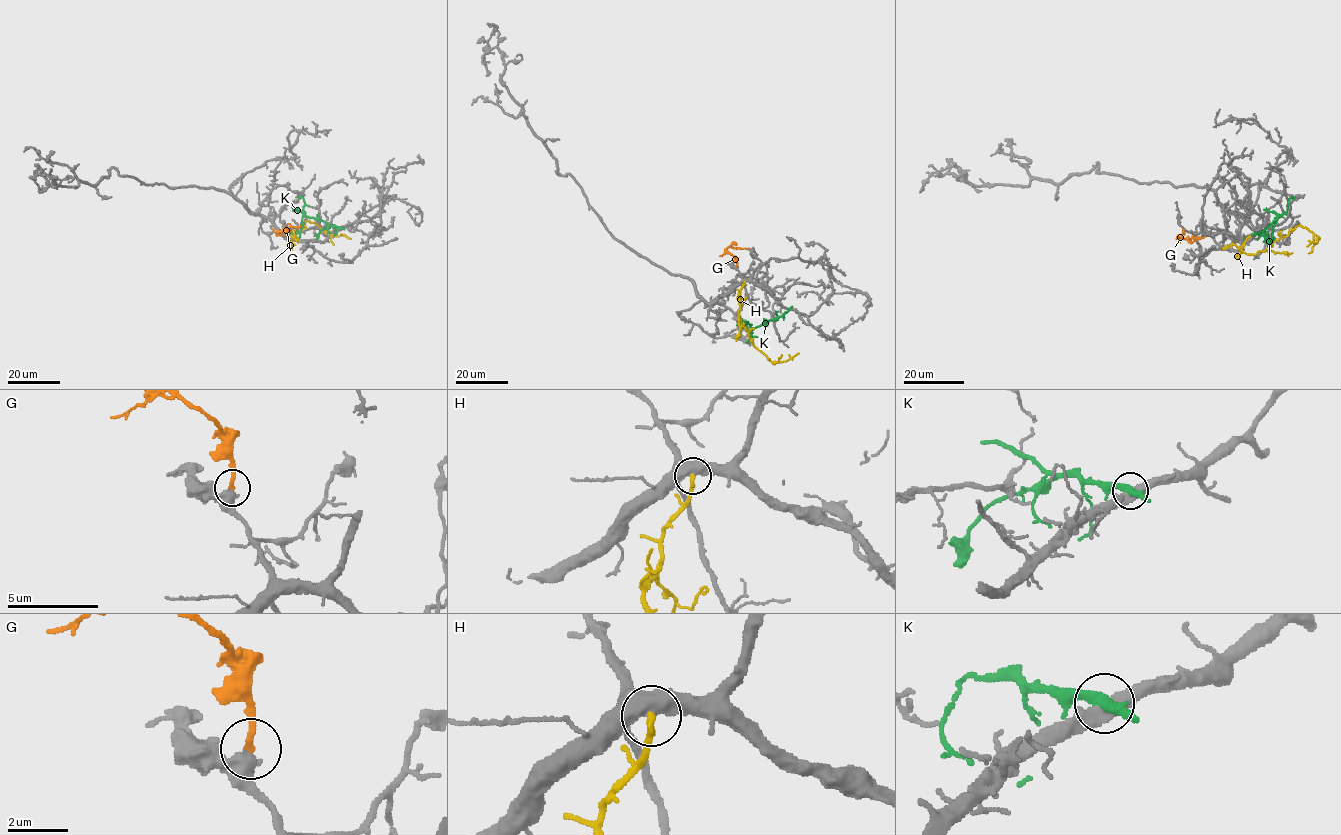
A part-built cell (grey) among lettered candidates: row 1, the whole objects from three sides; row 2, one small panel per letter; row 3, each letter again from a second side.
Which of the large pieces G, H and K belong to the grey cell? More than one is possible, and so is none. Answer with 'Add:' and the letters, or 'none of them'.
Add: G

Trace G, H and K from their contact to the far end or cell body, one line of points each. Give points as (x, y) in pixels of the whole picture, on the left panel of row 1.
G: (289, 230), (285, 235), (278, 232), (289, 226), (300, 226)
H: (297, 240), (292, 237), (289, 243), (291, 245), (294, 234), (306, 221), (334, 235), (345, 235), (350, 239)
K: (341, 228), (304, 215), (300, 230), (288, 234)

